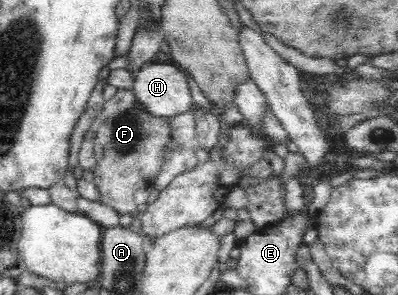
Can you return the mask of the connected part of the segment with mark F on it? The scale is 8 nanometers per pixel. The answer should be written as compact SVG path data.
M132 88L118 89L112 98L103 103L95 120L94 137L103 148L103 155L93 173L93 182L101 194L103 205L113 207L120 216L137 216L138 205L133 199L135 191L153 186L168 149L174 146L170 121L170 117L151 115L144 109Z

